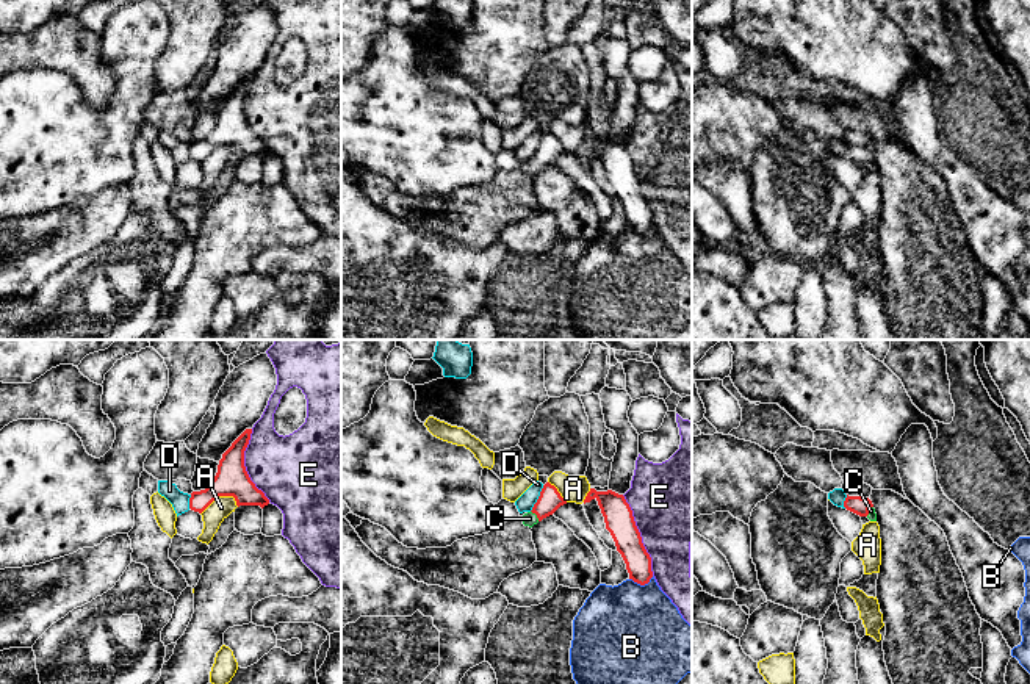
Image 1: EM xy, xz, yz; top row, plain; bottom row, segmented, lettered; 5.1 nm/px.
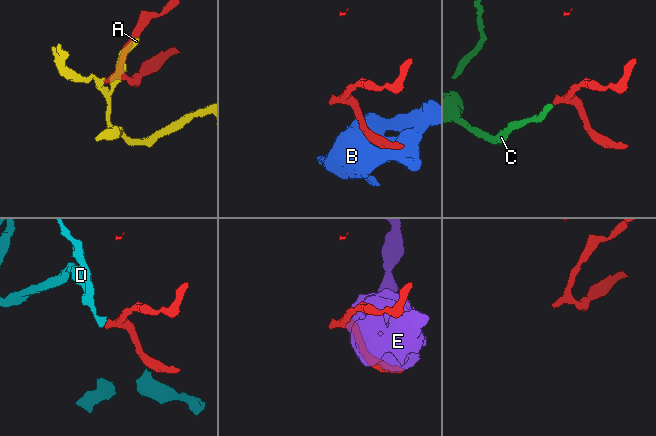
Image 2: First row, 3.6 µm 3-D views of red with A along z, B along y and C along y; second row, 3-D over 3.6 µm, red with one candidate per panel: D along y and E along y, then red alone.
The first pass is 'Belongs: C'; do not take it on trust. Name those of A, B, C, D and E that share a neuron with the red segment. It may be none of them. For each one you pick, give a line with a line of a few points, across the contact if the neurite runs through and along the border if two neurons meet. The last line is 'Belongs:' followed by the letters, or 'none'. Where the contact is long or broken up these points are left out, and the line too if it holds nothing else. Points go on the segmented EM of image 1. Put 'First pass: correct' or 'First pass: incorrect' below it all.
C: Line: xz (550, 500), (536, 514), (529, 518)
Belongs: C
First pass: correct

